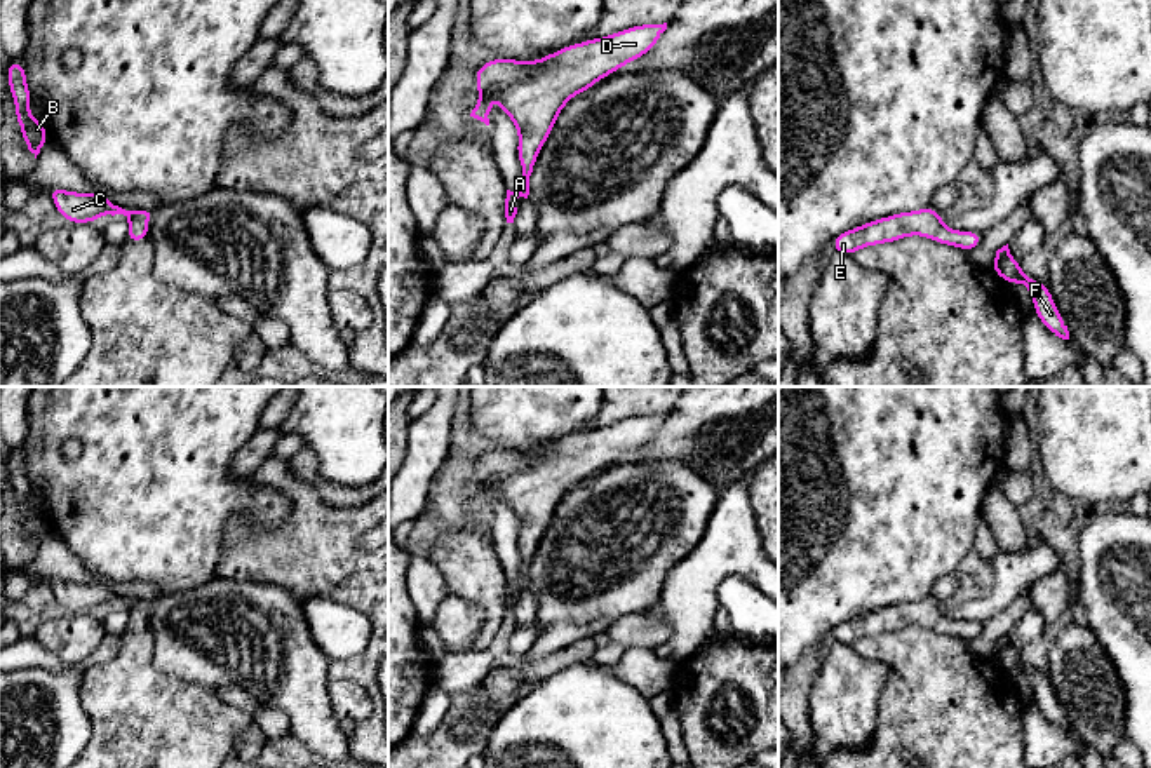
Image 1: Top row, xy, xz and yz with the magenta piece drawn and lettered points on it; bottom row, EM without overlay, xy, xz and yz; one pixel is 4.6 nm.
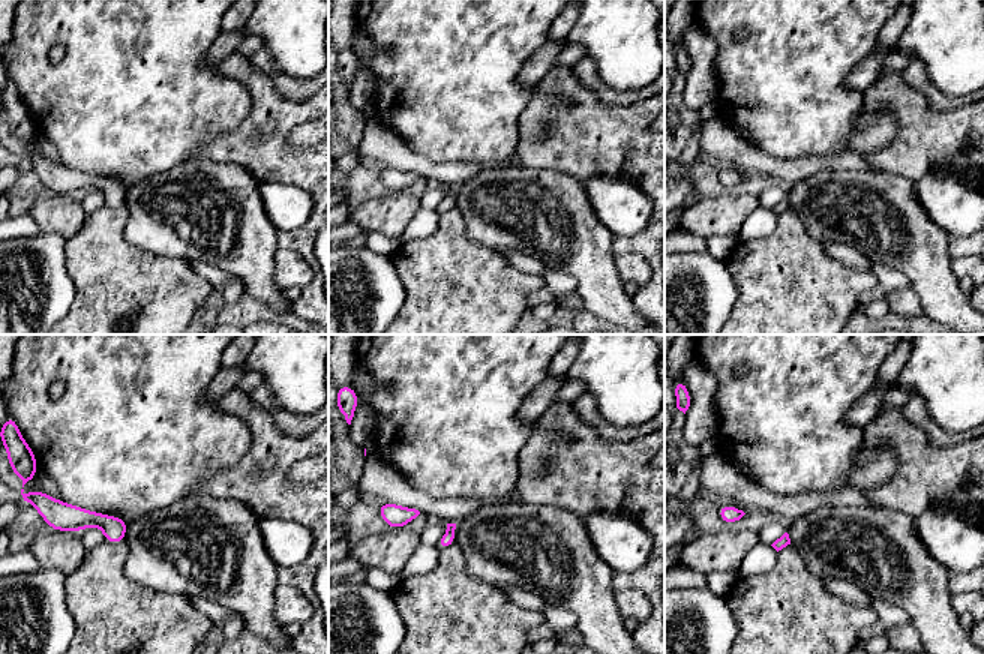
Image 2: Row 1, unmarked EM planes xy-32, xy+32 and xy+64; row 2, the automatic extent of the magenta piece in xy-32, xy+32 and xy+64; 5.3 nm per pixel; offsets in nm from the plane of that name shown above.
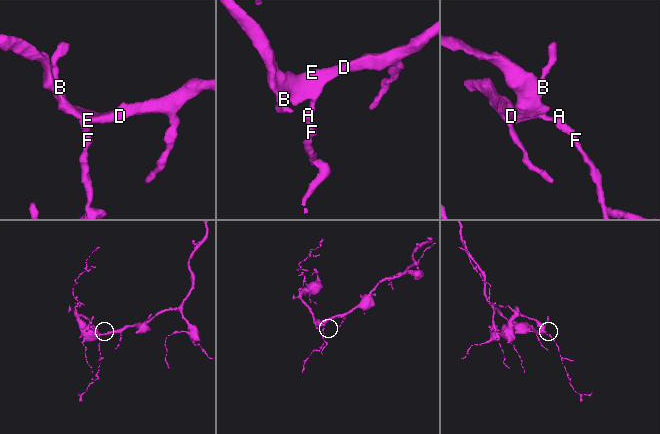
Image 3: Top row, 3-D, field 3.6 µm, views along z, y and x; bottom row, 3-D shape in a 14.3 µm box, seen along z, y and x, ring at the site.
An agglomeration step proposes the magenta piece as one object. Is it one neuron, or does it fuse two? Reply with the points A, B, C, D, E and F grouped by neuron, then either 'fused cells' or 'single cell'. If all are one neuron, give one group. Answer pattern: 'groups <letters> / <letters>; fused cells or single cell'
groups A B C D E F; single cell

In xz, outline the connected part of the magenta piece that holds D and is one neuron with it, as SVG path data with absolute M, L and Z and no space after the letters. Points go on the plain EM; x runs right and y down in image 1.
M667 413L639 414L604 428L566 435L536 451L496 448L479 456L475 475L481 484L470 507L489 515L491 484L498 481L500 498L519 521L517 545L522 557L522 576L519 582L507 580L507 613L514 613L517 604L515 590L529 585L529 566L538 542L566 493L650 442L665 420Z

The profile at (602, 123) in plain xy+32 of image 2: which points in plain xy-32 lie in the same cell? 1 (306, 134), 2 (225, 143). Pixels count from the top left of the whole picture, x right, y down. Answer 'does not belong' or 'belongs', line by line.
1: does not belong
2: belongs

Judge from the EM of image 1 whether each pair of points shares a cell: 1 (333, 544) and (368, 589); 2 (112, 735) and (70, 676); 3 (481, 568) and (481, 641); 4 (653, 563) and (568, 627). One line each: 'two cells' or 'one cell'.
1: one cell
2: two cells
3: one cell
4: one cell

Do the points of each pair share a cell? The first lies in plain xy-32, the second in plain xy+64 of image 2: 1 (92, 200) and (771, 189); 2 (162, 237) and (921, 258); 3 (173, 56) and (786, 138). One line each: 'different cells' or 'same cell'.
1: same cell
2: same cell
3: same cell

